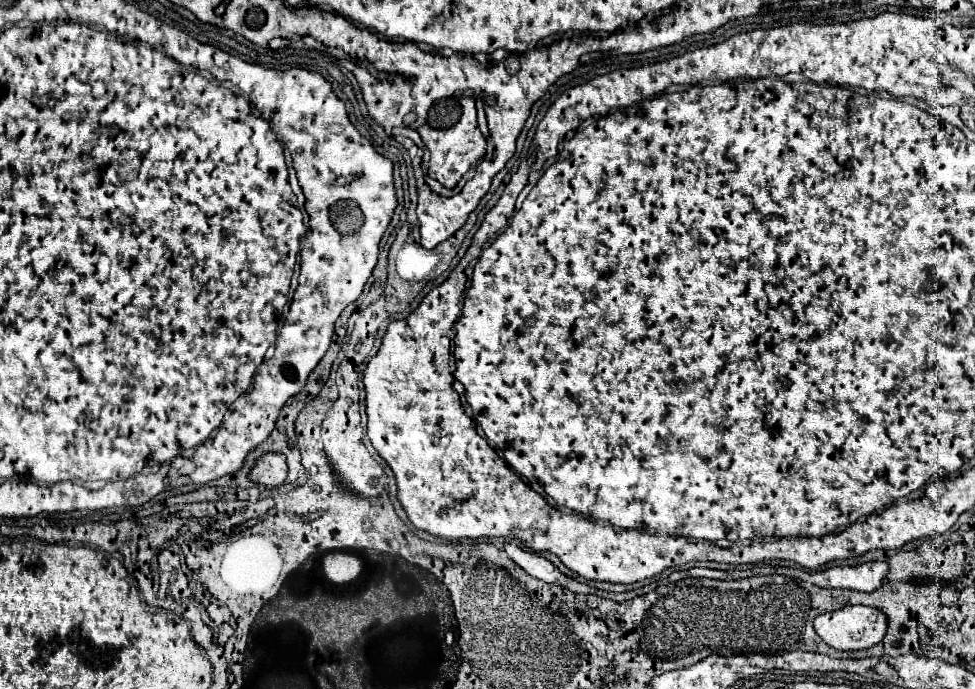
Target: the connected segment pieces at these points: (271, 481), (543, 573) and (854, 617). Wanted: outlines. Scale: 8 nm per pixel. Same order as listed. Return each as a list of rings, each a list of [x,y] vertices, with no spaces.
[[[269,453],[259,457],[257,465],[251,469],[251,479],[257,483],[263,483],[267,487],[275,487],[281,485],[287,477],[287,465],[285,465],[285,457],[279,453]]]
[[[505,543],[503,547],[507,551],[507,555],[521,567],[525,569],[529,575],[545,581],[545,583],[553,583],[553,585],[561,585],[565,587],[567,585],[567,575],[561,573],[549,559],[537,555],[537,553],[529,553],[517,545],[511,545],[511,543]]]
[[[851,605],[815,617],[817,635],[833,649],[859,651],[877,645],[887,631],[887,617],[865,605]]]

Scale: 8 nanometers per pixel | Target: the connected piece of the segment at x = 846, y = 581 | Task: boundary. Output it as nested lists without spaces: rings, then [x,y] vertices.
[[[863,563],[859,567],[831,567],[825,571],[807,571],[803,579],[817,587],[837,587],[837,589],[855,589],[871,593],[879,589],[889,573],[887,563]]]

